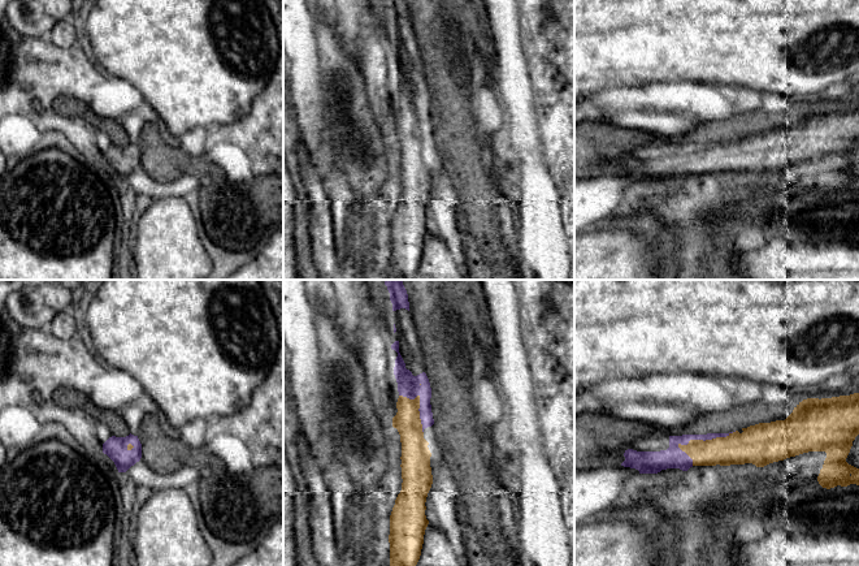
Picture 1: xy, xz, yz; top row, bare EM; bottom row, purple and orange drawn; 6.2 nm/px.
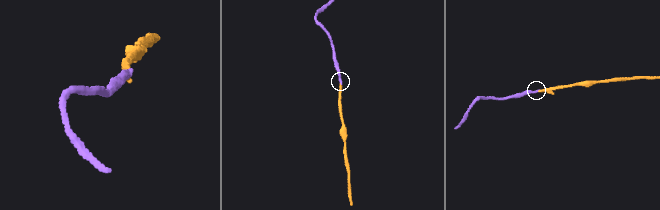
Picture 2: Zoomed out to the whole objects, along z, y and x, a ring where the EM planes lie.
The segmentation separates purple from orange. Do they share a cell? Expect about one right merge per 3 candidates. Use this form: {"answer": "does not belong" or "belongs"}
{"answer": "belongs"}

